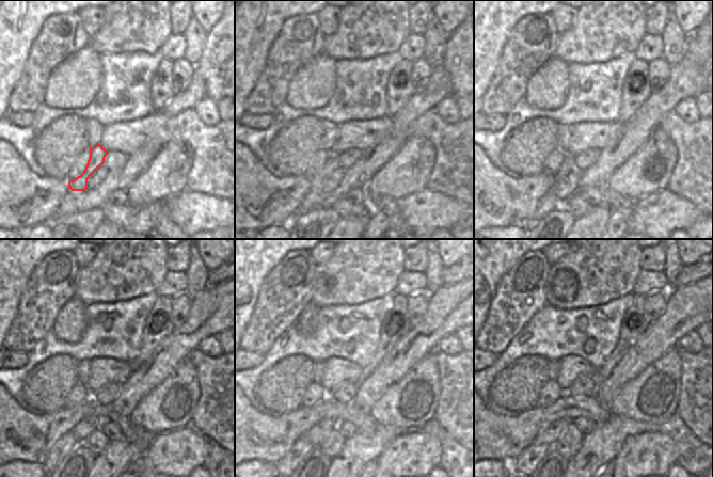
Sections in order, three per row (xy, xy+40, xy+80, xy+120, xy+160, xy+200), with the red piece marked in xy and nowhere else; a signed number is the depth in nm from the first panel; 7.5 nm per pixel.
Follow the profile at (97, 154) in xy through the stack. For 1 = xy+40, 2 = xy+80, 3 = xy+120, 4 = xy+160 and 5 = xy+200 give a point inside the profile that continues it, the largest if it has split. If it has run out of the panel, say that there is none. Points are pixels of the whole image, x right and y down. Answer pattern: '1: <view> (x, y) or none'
1: xy+40 (312, 200)
2: xy+80 (548, 203)
3: xy+120 (67, 442)
4: xy+160 (300, 448)
5: xy+200 (531, 456)

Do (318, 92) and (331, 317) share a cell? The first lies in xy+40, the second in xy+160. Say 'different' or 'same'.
different

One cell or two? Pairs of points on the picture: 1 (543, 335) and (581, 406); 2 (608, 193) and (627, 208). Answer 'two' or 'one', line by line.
1: two
2: one

